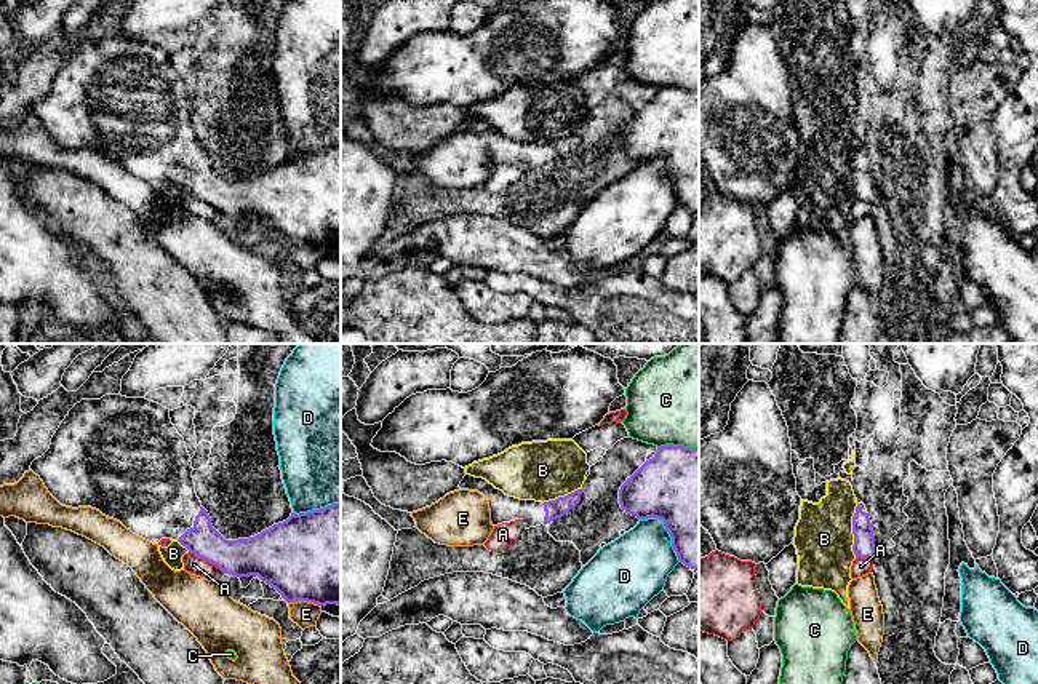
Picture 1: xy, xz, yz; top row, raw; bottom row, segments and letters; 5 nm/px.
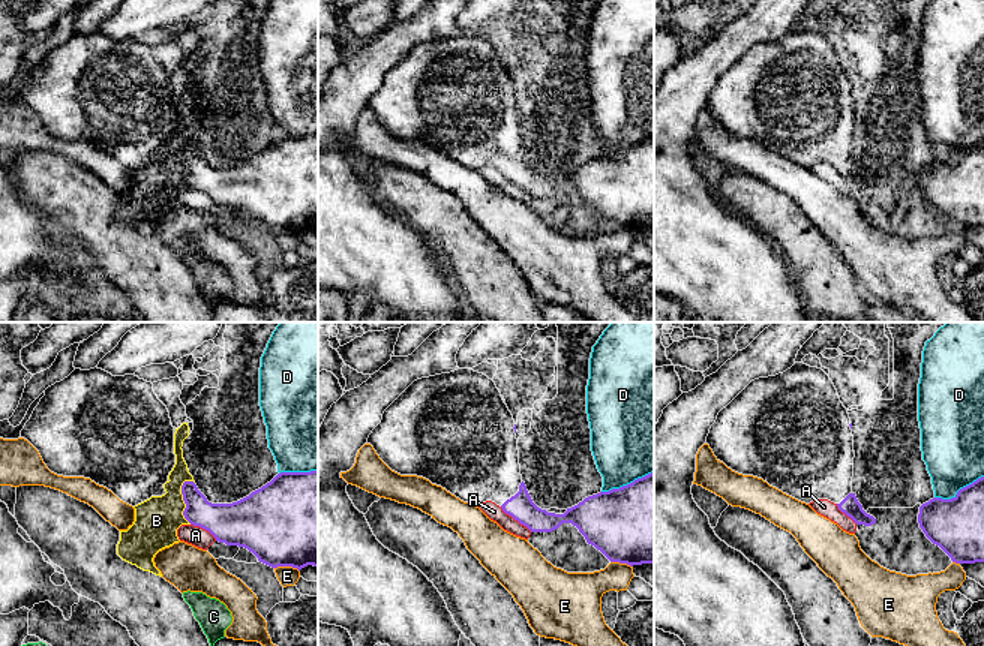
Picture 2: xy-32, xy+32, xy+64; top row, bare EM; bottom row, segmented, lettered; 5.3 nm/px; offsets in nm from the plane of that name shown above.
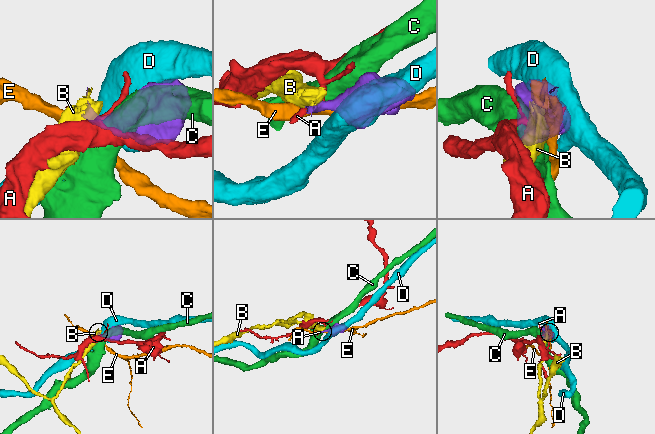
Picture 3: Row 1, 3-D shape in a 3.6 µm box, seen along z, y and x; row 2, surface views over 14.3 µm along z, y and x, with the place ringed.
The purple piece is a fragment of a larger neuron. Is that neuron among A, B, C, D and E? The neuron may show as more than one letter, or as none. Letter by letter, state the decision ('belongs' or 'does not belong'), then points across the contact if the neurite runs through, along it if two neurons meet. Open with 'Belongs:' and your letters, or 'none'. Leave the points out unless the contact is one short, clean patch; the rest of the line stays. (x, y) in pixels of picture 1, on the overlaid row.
Belongs: none
A: does not belong | along xy (189, 550), (224, 572)
B: does not belong
C: does not belong
D: does not belong
E: does not belong | along xy (288, 601), (312, 601), (320, 606)

